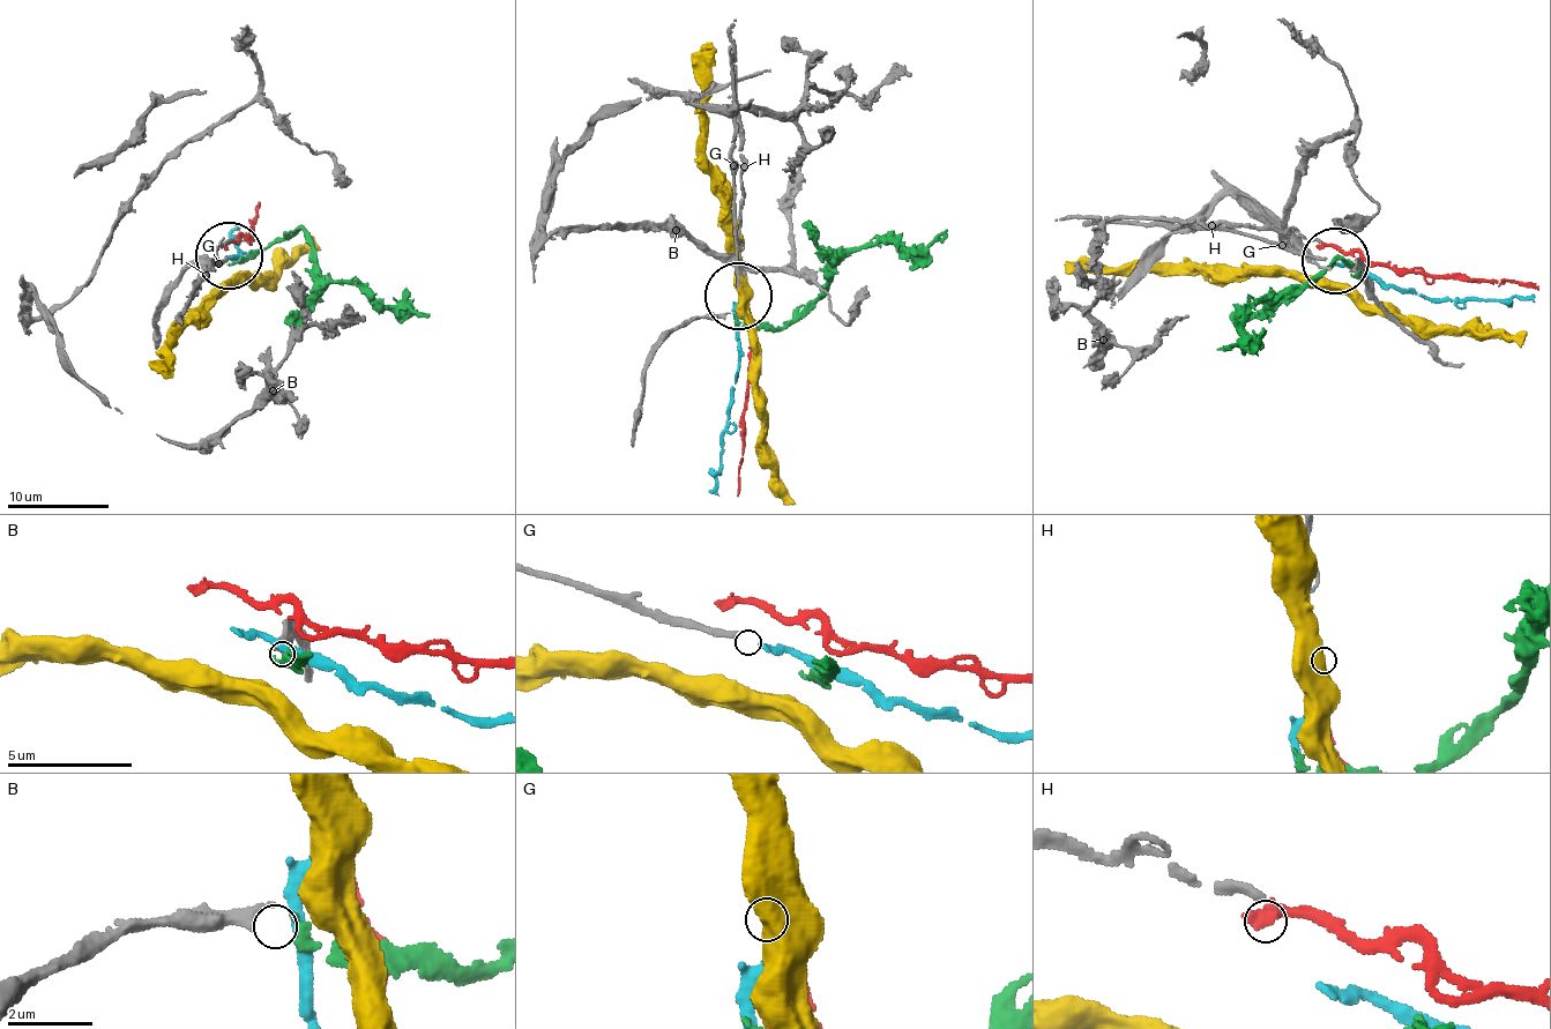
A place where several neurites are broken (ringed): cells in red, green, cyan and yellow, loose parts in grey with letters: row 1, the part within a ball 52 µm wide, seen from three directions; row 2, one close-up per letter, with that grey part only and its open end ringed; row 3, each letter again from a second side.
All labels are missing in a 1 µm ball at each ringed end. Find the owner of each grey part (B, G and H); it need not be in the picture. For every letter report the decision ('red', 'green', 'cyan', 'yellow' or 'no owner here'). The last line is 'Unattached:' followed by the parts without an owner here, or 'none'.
B: green
G: cyan
H: red
Unattached: none

